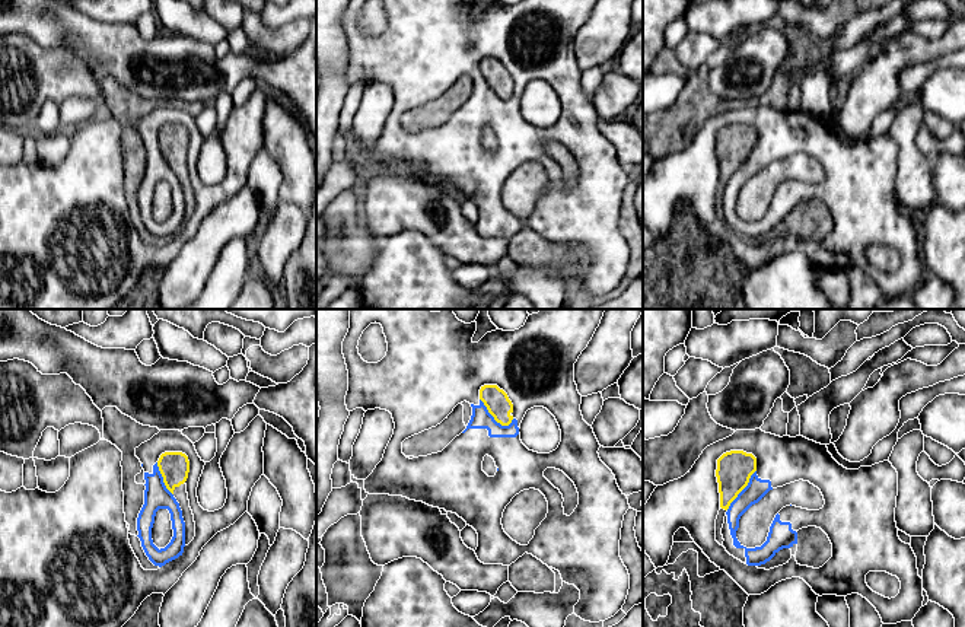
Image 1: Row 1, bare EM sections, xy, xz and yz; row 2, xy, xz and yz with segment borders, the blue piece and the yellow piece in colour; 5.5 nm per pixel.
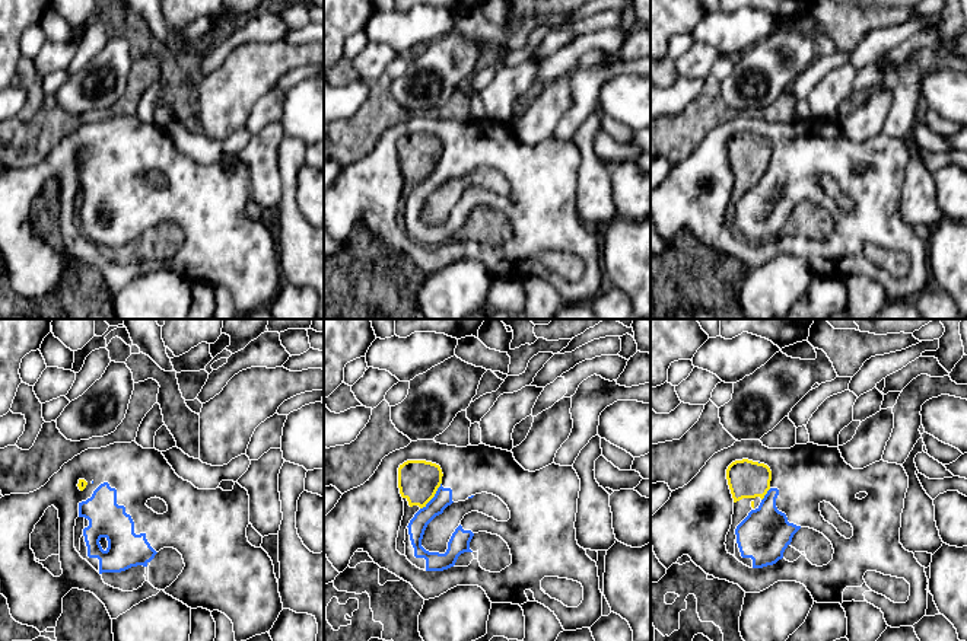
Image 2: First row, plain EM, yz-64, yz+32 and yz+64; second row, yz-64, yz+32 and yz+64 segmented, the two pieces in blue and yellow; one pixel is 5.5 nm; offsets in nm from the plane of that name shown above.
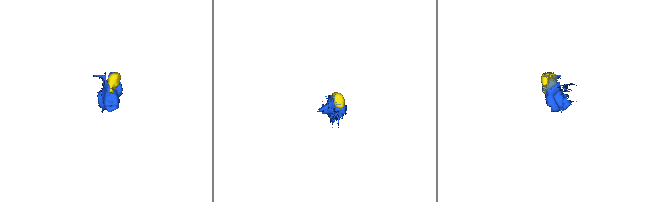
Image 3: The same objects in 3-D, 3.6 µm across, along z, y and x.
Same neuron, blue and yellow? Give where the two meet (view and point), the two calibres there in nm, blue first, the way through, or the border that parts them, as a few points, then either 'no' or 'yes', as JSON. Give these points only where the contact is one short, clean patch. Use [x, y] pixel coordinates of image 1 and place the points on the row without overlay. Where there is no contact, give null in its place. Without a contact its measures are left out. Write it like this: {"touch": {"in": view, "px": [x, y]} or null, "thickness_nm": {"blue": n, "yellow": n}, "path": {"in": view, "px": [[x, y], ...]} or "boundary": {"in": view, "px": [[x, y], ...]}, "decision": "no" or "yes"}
{"touch": {"in": "xz", "px": [493, 91]}, "thickness_nm": {"blue": 110, "yellow": 140}, "boundary": {"in": "xz", "px": [[480, 72], [497, 95], [502, 98], [512, 95]]}, "decision": "no"}

